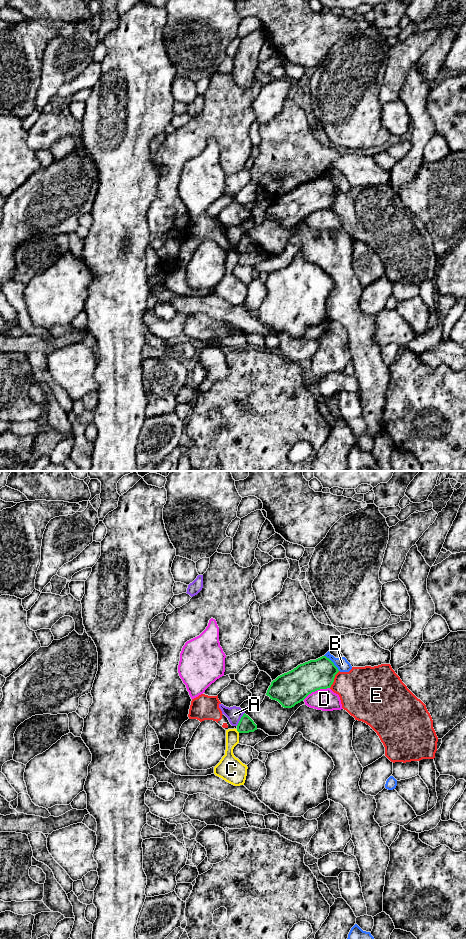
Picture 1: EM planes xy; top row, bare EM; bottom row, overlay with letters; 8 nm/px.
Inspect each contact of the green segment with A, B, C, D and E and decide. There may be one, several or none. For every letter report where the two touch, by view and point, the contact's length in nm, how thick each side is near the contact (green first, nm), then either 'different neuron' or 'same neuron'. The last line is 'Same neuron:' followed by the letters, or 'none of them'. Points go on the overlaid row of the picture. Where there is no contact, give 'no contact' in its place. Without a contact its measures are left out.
A: xy (240, 719) | 130 nm | 120/120 nm | different neuron
B: xy (332, 662) | 180 nm | 240/100 nm | different neuron
C: xy (238, 731) | 40 nm | 120/110 nm | different neuron
D: xy (316, 690) | 240 nm | 260/180 nm | different neuron
E: xy (333, 679) | 160 nm | 240/380 nm | different neuron
Same neuron: none of them

